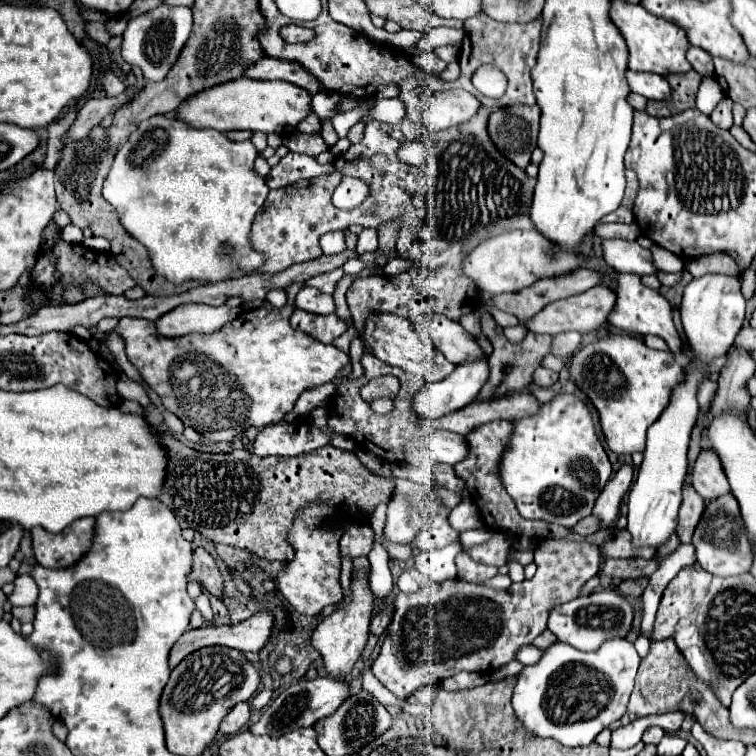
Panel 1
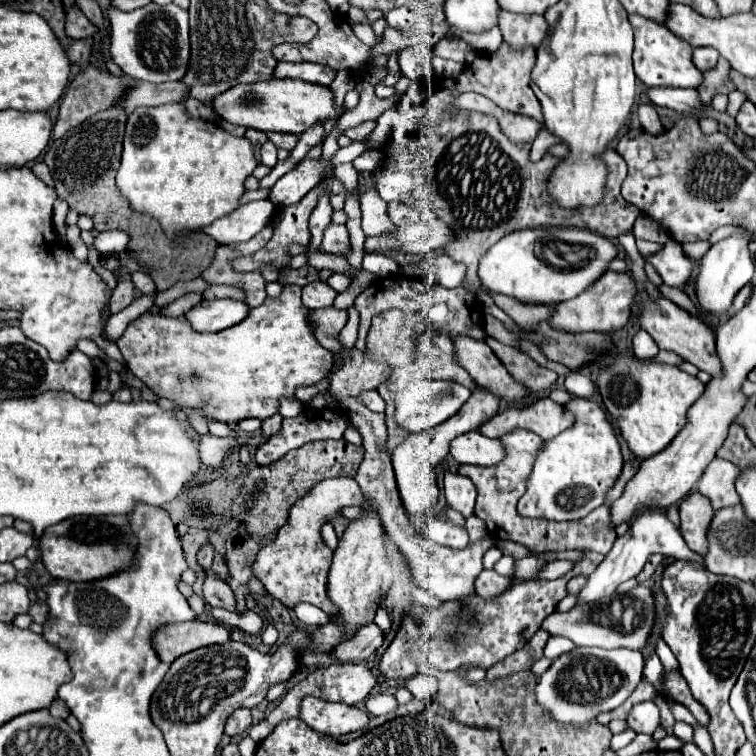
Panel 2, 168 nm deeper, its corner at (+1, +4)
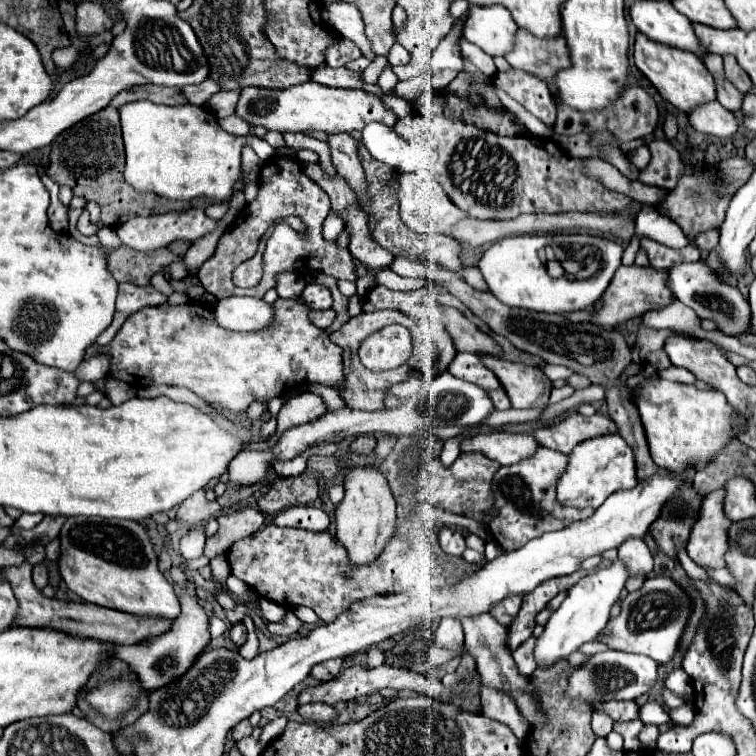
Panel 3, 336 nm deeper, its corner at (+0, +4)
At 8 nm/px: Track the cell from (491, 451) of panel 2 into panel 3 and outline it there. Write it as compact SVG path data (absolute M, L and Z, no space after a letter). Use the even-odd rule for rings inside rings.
M498 431L490 435L476 435L462 443L464 453L484 453L500 465L514 465L522 459L532 457L540 443L528 433L508 433Z

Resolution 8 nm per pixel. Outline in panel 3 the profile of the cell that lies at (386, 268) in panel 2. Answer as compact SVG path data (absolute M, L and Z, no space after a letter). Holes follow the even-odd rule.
M394 259L392 271L398 273L400 277L414 277L414 279L426 279L426 267L418 261L408 261L408 259Z

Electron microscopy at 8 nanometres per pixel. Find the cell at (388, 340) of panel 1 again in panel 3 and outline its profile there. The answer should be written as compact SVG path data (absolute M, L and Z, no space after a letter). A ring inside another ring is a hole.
M456 353L454 361L448 367L448 373L452 373L458 379L464 379L468 383L474 383L474 385L486 389L486 393L494 401L496 409L510 409L512 407L502 383L482 363L482 359L478 355L474 355L474 353Z

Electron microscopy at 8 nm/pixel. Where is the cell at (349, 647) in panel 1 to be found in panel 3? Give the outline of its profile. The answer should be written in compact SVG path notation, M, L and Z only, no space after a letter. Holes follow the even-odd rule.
M350 467L348 473L344 475L344 499L340 501L340 505L336 505L336 537L346 547L350 561L354 565L372 563L380 555L388 539L394 535L394 531L396 531L396 501L388 487L386 477L372 467Z

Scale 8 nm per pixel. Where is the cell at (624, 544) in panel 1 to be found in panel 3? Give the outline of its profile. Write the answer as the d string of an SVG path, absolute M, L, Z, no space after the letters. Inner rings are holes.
M540 447L534 457L498 469L492 483L498 517L494 517L488 527L494 535L494 541L500 545L500 549L514 551L518 547L524 547L534 537L540 537L548 531L564 529L572 521L584 519L582 517L584 513L580 509L562 507L556 499L556 485L566 465L568 465L568 455Z

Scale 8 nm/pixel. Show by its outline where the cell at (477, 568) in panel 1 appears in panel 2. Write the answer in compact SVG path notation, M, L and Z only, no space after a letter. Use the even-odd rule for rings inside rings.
M483 569L479 573L479 577L475 579L475 591L481 597L495 599L501 591L505 591L505 587L509 587L509 583L511 583L511 577L505 577L505 575L499 575L495 571Z

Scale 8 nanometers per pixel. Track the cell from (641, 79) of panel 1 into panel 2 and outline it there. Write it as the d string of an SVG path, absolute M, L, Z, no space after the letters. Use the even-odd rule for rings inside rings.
M645 87L645 95L653 105L669 107L679 113L699 115L695 109L699 107L699 95L695 89L681 87Z

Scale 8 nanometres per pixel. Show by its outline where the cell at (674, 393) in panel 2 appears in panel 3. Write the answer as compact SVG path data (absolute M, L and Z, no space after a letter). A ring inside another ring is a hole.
M658 379L644 383L636 399L646 429L650 455L666 471L702 471L732 439L746 429L746 419L726 401L720 391L700 391L694 385L682 385Z

